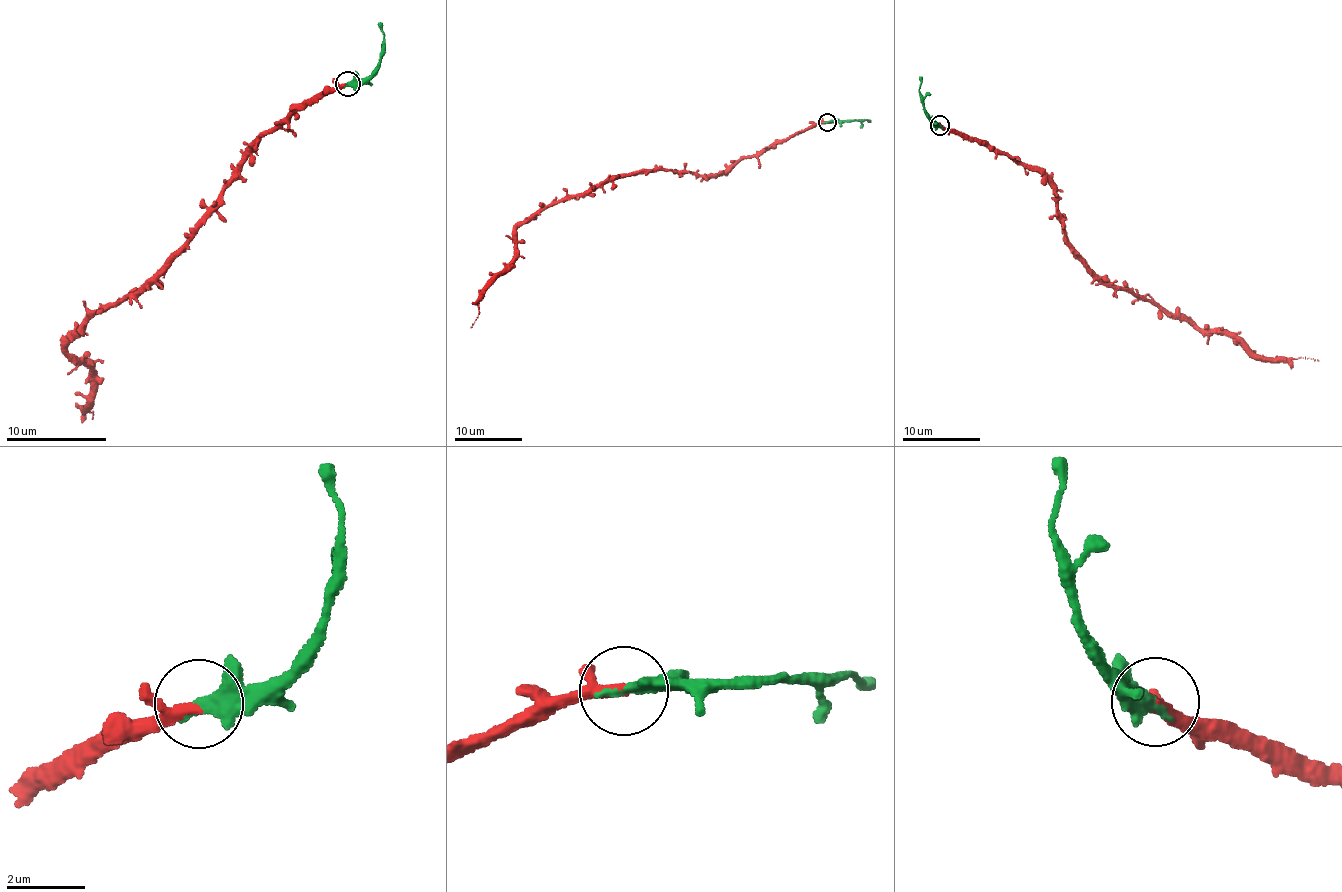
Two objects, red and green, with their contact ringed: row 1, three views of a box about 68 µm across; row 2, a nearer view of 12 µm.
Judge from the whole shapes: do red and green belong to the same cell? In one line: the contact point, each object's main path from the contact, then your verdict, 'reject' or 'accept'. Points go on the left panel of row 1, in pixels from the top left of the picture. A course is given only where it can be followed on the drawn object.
(347, 83) | red via (348, 84), (258, 133), (183, 245), (137, 292), (87, 311), (66, 349), (97, 376), (83, 405), (93, 418) | green via (348, 84), (364, 83), (378, 64), (384, 31), (378, 23) | accept

